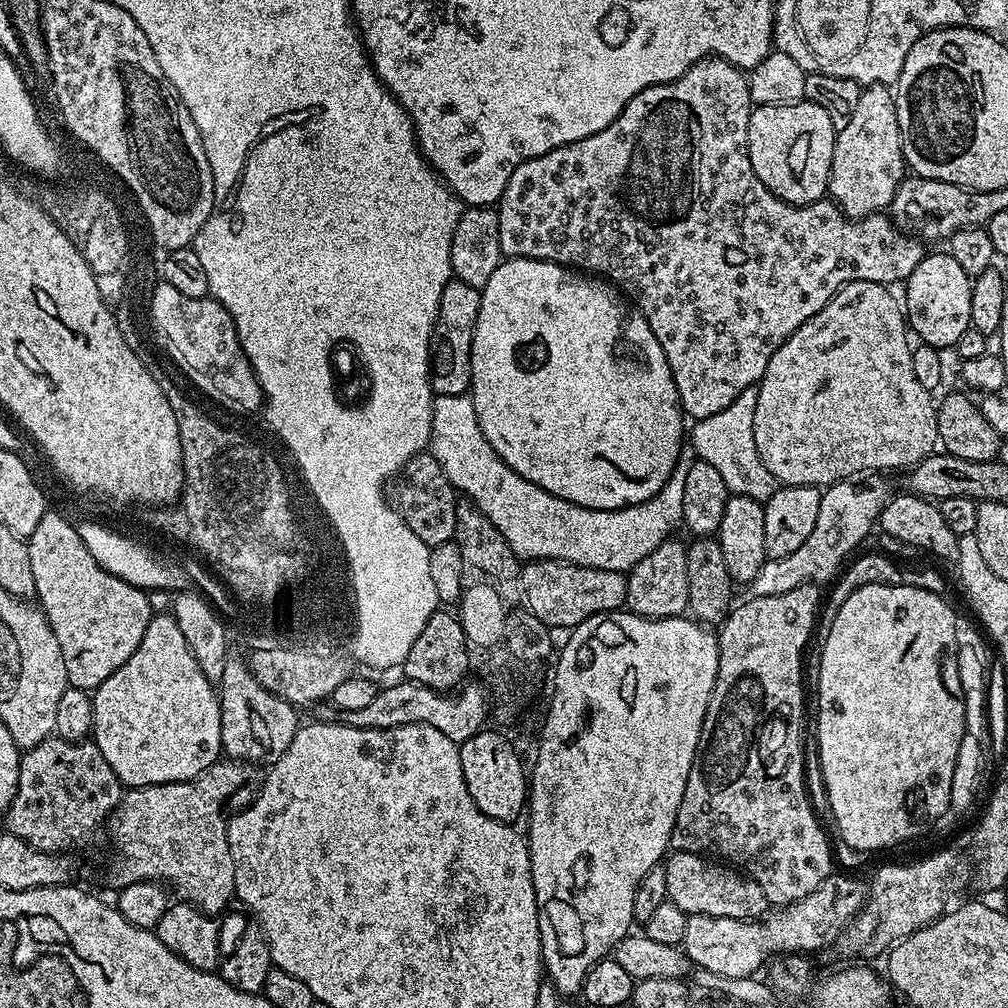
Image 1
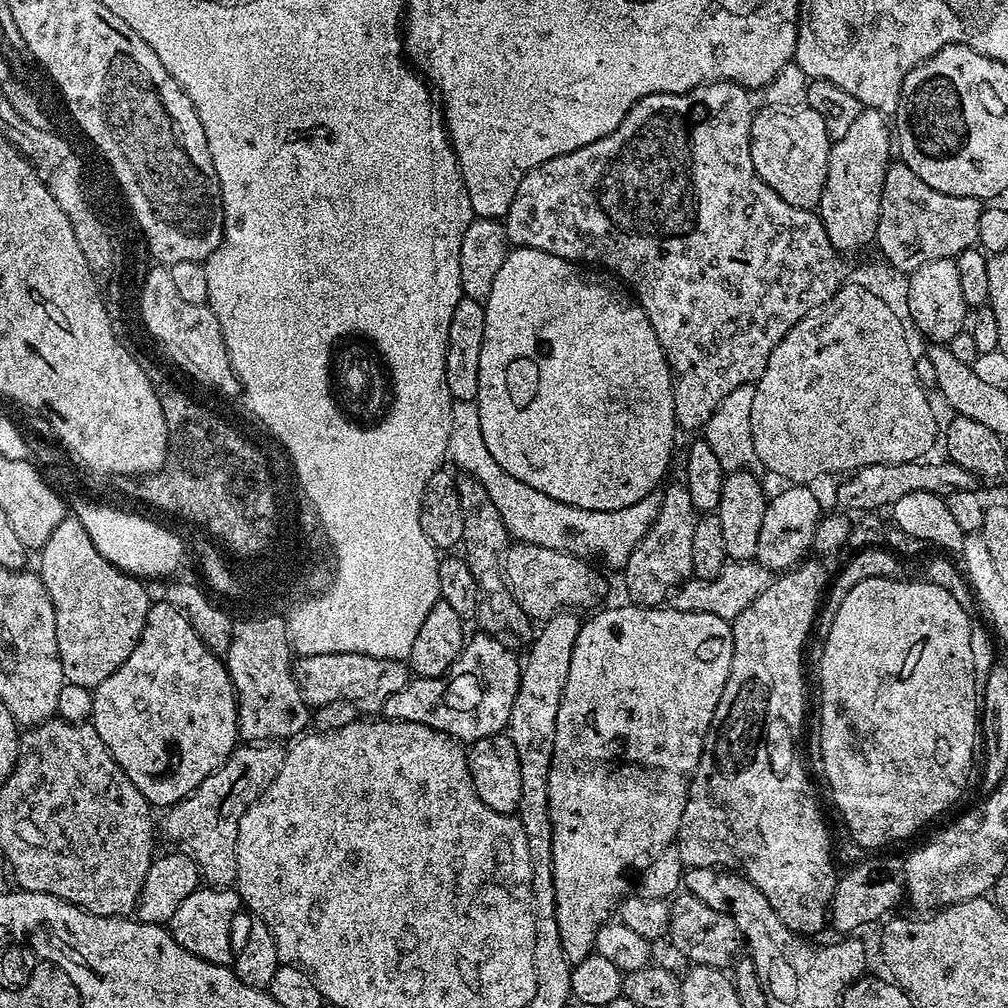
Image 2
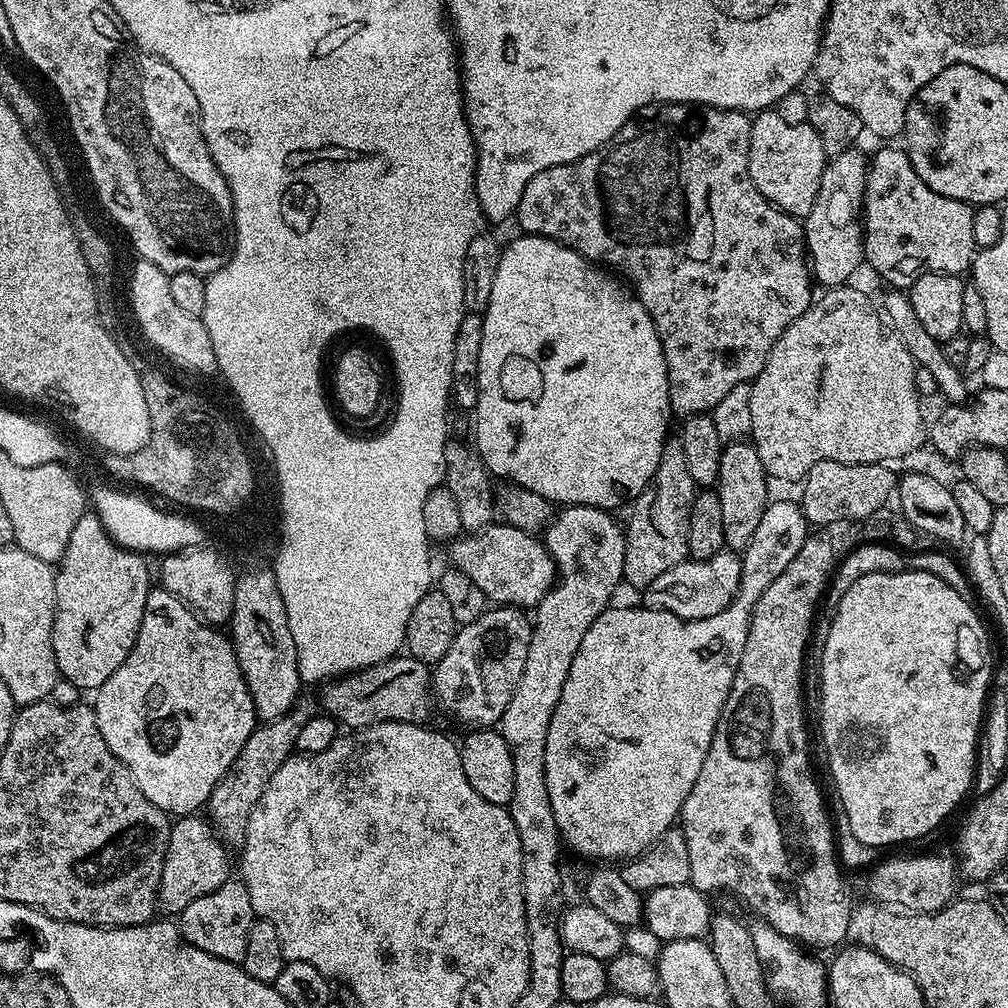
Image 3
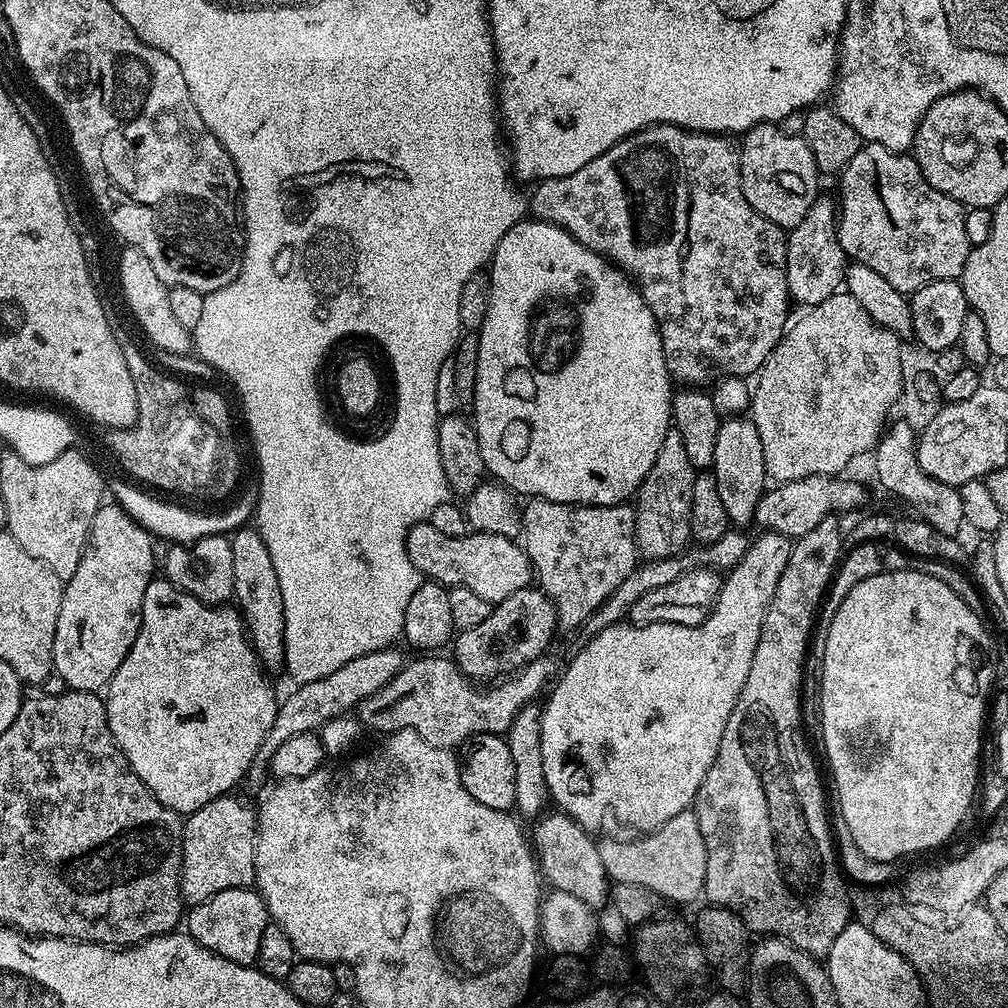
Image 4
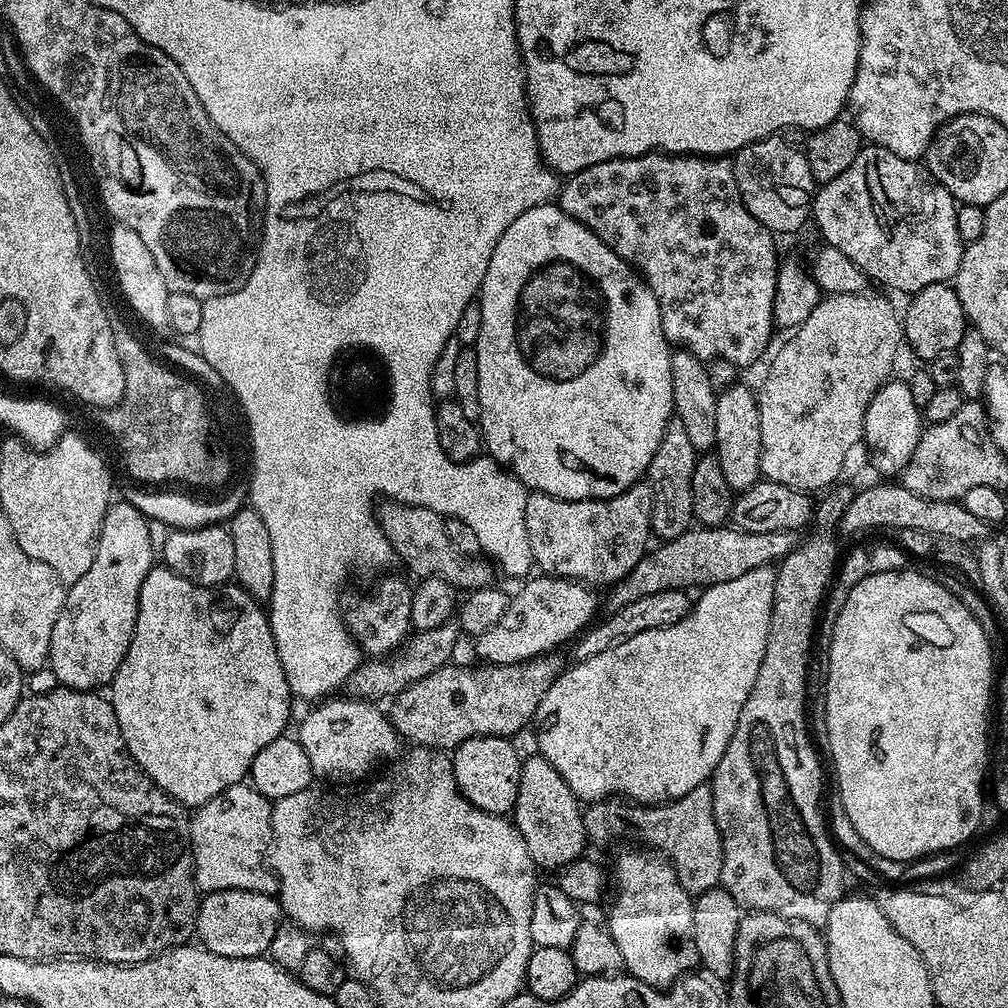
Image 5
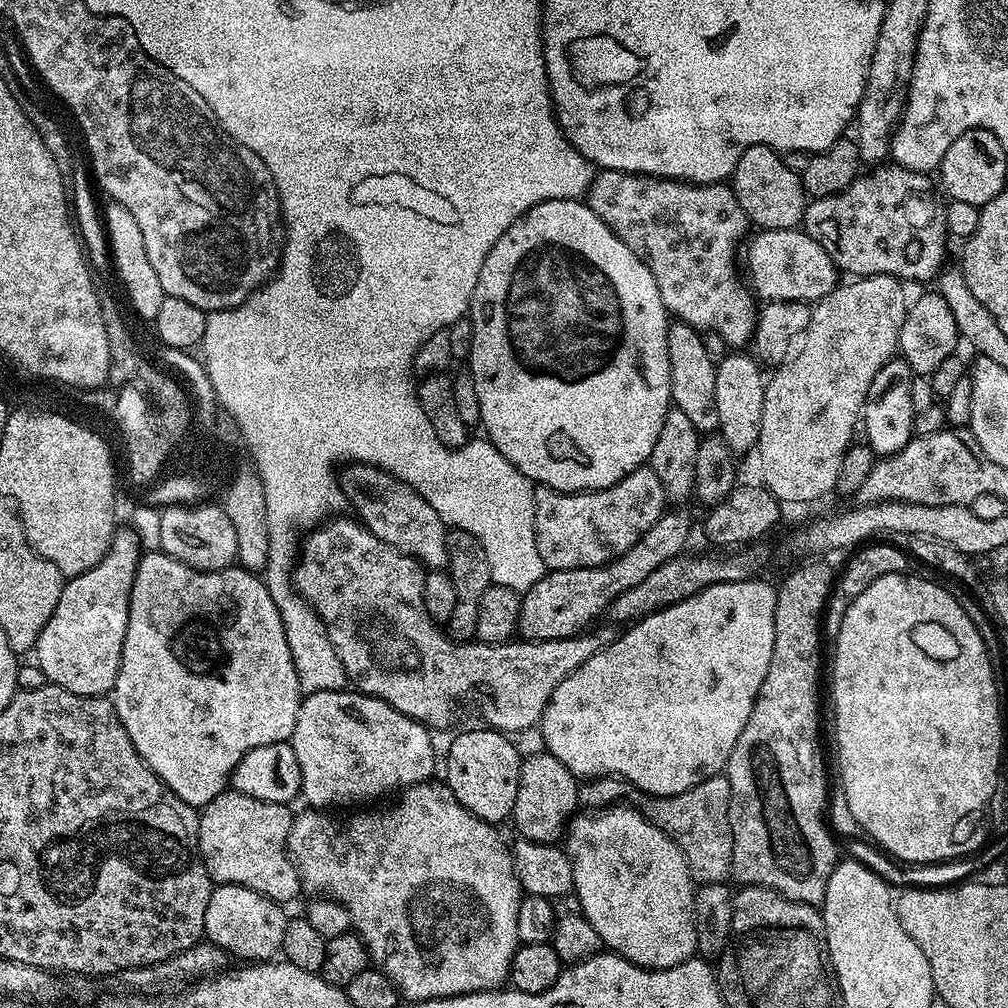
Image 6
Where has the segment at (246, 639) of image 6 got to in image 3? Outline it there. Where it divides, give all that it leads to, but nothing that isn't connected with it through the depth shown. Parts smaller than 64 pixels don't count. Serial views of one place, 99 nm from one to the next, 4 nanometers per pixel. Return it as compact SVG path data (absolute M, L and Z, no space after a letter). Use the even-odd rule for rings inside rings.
M159 586L153 587L146 598L146 610L142 618L142 626L138 630L138 638L134 642L134 650L130 650L126 662L122 662L122 666L118 666L118 670L114 670L114 674L110 674L110 678L106 678L106 682L102 682L102 686L95 689L94 692L98 730L102 730L102 738L106 738L106 746L110 746L110 750L123 762L126 770L130 770L138 790L142 790L142 794L146 794L146 798L150 798L150 802L154 802L154 806L158 806L158 810L168 813L172 818L191 816L199 813L207 805L214 786L218 786L218 782L228 773L234 758L238 758L242 746L246 746L250 734L258 727L254 702L250 698L246 678L238 666L236 651L232 648L231 639L225 633L223 636L220 632L223 631L213 630L205 624L191 608L187 608L174 594L170 594Z

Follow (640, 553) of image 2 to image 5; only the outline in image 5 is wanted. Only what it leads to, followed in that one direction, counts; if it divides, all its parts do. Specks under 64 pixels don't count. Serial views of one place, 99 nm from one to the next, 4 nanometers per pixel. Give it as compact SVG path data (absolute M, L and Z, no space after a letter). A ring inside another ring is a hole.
M675 418L669 420L666 430L662 434L662 442L658 442L658 450L654 450L654 458L646 473L647 479L652 485L653 537L659 538L661 541L673 540L693 527L692 479L697 459L696 448L690 446L690 438L687 436L682 422Z

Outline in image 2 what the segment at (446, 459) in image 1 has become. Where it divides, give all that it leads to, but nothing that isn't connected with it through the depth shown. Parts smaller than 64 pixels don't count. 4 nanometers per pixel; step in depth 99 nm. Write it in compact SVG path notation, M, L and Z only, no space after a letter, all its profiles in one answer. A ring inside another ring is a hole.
M453 400L450 410L450 428L448 438L449 461L460 467L459 471L472 476L482 484L490 502L494 502L498 514L502 514L502 522L509 530L516 528L576 528L578 530L578 552L581 557L588 558L588 524L647 524L650 527L660 509L660 496L653 494L634 502L634 506L622 506L622 510L582 510L578 506L570 506L542 494L542 490L534 490L534 486L526 486L526 482L518 482L494 458L490 458L490 450L482 442L482 422L478 422L478 406L475 400Z

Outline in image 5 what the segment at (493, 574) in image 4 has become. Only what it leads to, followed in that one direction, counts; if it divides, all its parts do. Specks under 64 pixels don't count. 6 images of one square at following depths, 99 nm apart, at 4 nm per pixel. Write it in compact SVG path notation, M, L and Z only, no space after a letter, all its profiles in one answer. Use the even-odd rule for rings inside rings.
M385 499L384 504L375 509L374 515L382 534L390 542L395 559L401 560L416 578L446 578L457 590L471 590L473 588L486 588L493 583L492 572L494 568L487 559L464 556L446 538L444 529L445 517L434 510L422 506L399 504L397 500Z

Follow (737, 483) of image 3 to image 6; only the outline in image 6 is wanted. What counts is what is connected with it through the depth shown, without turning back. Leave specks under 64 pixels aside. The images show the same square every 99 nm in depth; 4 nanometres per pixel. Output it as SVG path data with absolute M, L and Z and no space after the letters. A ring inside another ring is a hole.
M732 350L721 355L714 378L714 403L718 406L718 435L733 454L748 452L757 447L762 426L762 402L764 401L765 373L755 355L744 350Z

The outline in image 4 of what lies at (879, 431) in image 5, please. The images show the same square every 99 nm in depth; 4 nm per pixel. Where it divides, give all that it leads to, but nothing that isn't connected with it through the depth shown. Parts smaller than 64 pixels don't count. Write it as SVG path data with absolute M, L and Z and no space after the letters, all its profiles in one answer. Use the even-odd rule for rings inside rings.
M889 423L874 449L874 455L877 458L875 479L890 495L897 496L898 499L905 500L906 503L916 508L915 515L930 526L934 526L934 530L947 536L956 536L959 528L965 527L960 490L950 488L947 484L930 478L930 474L926 474L922 466L918 466L917 439L917 429L912 429L908 424Z

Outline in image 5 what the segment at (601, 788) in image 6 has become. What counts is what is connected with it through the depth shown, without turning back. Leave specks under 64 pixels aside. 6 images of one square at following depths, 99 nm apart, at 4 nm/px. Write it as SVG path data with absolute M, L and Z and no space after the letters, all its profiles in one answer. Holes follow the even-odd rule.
M711 783L694 786L690 794L682 794L682 798L669 800L666 804L649 806L625 802L620 798L597 800L584 808L584 825L593 845L612 844L615 840L633 840L636 844L652 848L648 850L663 856L672 865L678 882L693 898L719 885L724 847L718 822L714 822Z

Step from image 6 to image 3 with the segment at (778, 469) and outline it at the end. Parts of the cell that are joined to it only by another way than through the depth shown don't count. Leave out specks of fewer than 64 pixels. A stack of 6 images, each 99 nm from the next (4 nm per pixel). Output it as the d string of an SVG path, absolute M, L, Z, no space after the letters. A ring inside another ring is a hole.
M841 286L827 289L824 297L817 299L812 307L807 308L799 318L790 322L786 330L774 342L770 354L766 358L766 366L757 374L756 379L751 381L750 390L750 422L752 431L750 433L751 443L756 445L758 458L762 458L762 466L769 477L777 476L780 480L796 480L808 475L808 471L815 463L829 459L832 462L846 464L883 464L895 462L899 456L908 456L920 443L926 440L926 424L924 428L924 416L920 413L922 397L916 392L914 386L914 374L917 363L912 355L902 346L902 342L886 327L881 313L868 301L868 296L860 288L853 286Z

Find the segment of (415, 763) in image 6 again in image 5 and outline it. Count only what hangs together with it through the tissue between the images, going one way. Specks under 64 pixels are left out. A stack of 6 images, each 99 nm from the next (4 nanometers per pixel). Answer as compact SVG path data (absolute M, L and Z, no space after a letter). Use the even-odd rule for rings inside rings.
M328 698L309 707L312 709L300 724L298 739L302 750L306 750L306 758L310 758L313 777L363 781L363 776L379 760L392 762L401 755L402 737L387 715L376 709L379 707L375 703L355 698L336 699Z

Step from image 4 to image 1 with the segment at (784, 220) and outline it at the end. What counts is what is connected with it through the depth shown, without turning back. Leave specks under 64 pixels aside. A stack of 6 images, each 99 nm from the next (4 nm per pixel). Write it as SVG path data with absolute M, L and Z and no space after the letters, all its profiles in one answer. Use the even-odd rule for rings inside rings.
M806 99L782 106L753 107L748 131L750 166L779 200L797 206L823 200L832 173L837 131L830 114Z

